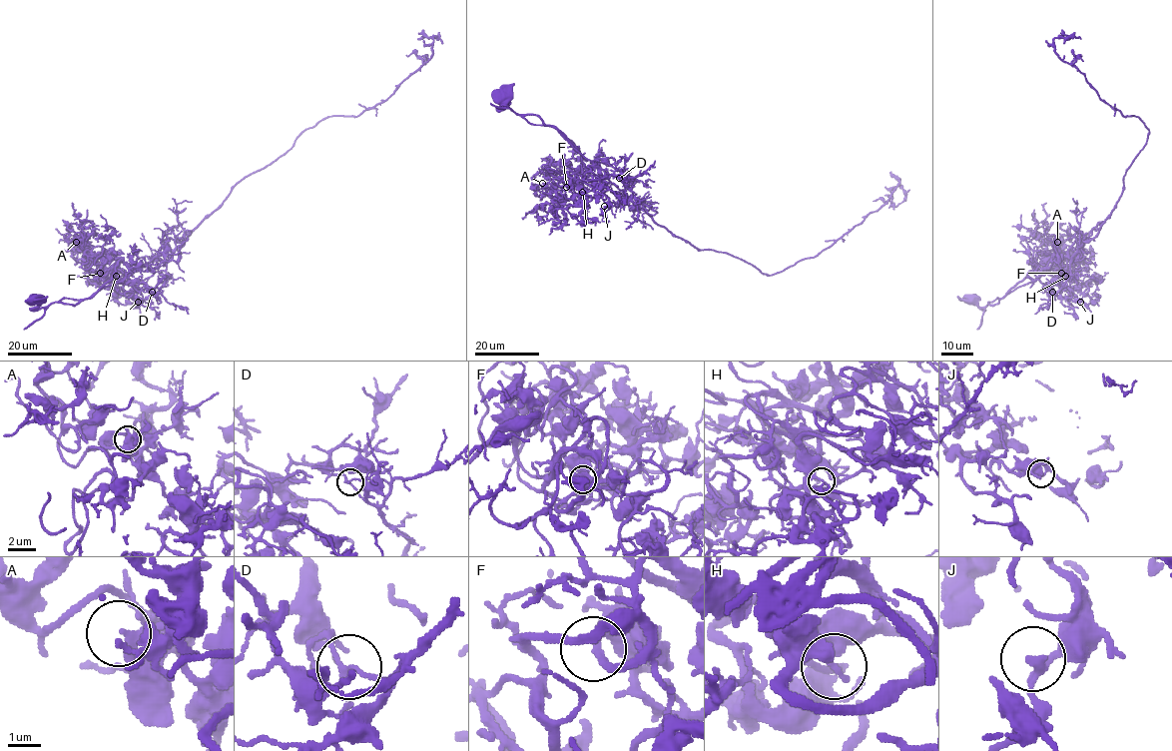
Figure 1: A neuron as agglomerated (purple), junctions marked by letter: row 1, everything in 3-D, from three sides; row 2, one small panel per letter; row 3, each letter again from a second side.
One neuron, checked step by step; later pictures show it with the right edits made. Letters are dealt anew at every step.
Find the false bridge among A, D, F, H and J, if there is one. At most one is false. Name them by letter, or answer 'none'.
D

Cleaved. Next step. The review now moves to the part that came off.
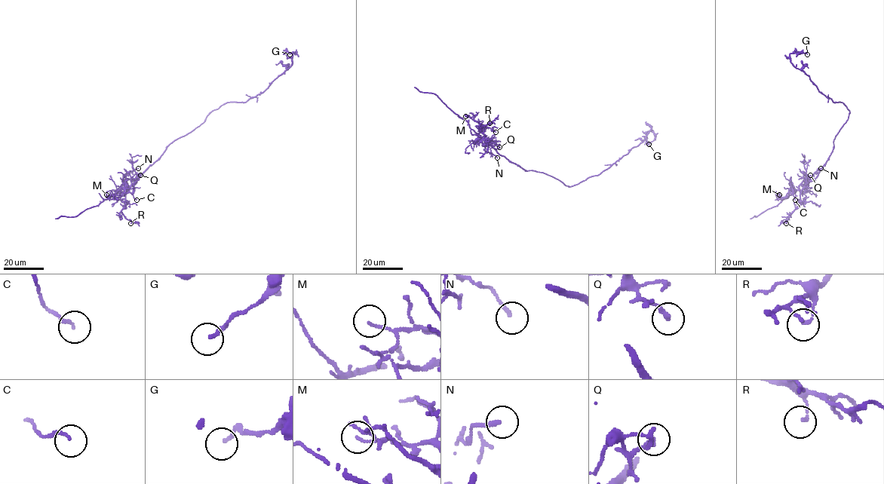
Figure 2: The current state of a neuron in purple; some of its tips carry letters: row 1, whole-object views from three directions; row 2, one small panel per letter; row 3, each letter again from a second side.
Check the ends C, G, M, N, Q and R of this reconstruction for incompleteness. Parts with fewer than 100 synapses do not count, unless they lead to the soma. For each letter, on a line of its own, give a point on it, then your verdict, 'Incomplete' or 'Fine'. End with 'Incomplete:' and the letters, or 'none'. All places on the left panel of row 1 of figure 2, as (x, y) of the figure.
C: Place: (136, 200). Fine
G: Place: (290, 54). Fine
M: Place: (106, 194). Fine
N: Place: (138, 168). Fine
Q: Place: (140, 175). Fine
R: Place: (130, 223). Fine
Incomplete: none

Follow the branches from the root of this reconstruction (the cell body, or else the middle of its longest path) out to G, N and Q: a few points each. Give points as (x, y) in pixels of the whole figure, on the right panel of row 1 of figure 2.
G: (836, 136), (849, 111), (842, 102), (833, 102), (822, 93), (791, 62), (790, 53), (807, 54)
N: (836, 136), (828, 158), (812, 180), (806, 176), (805, 185), (817, 170), (821, 168)
Q: (836, 136), (833, 150), (825, 163), (811, 180), (808, 176), (810, 175)

